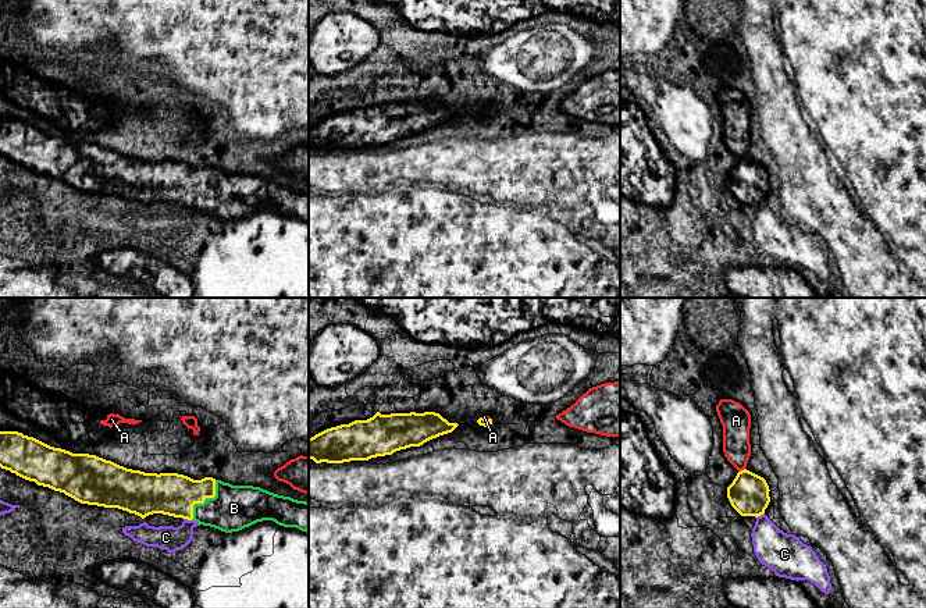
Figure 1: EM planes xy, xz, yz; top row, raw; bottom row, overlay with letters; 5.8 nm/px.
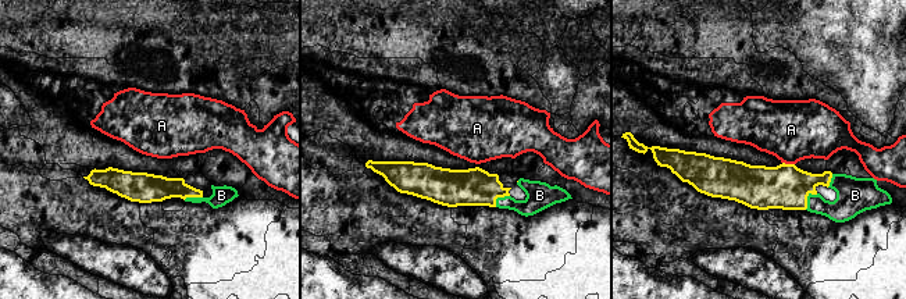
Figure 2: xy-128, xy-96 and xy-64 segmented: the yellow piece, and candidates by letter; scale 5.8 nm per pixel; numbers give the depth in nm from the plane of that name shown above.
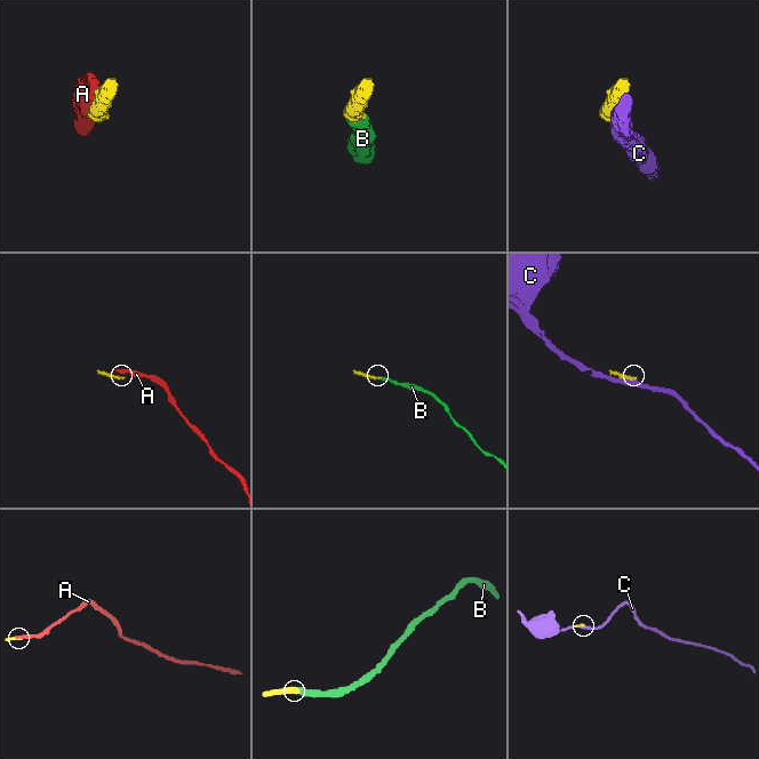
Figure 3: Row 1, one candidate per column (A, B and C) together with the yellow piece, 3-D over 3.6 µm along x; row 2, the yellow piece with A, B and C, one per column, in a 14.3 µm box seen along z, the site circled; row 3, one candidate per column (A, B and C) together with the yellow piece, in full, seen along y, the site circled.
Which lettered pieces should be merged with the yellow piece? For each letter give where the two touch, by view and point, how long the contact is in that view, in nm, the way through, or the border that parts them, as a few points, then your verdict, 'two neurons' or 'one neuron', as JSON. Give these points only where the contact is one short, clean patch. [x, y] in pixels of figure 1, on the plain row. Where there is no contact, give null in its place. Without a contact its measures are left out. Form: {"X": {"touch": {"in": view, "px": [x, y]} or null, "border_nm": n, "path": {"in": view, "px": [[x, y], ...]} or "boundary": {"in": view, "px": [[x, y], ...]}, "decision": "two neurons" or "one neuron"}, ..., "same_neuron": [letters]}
{"A": {"touch": {"in": "yz", "px": [741, 159]}, "border_nm": 50, "boundary": {"in": "yz", "px": [[744, 156], [738, 160]]}, "decision": "two neurons"}, "B": {"touch": {"in": "xy", "px": [205, 187]}, "border_nm": 280, "path": {"in": "xy", "px": [[173, 182], [187, 187], [205, 187], [210, 191], [234, 196]]}, "decision": "one neuron"}, "C": {"touch": {"in": "xy", "px": [188, 208]}, "border_nm": 50, "decision": "two neurons"}, "same_neuron": ["B"]}

